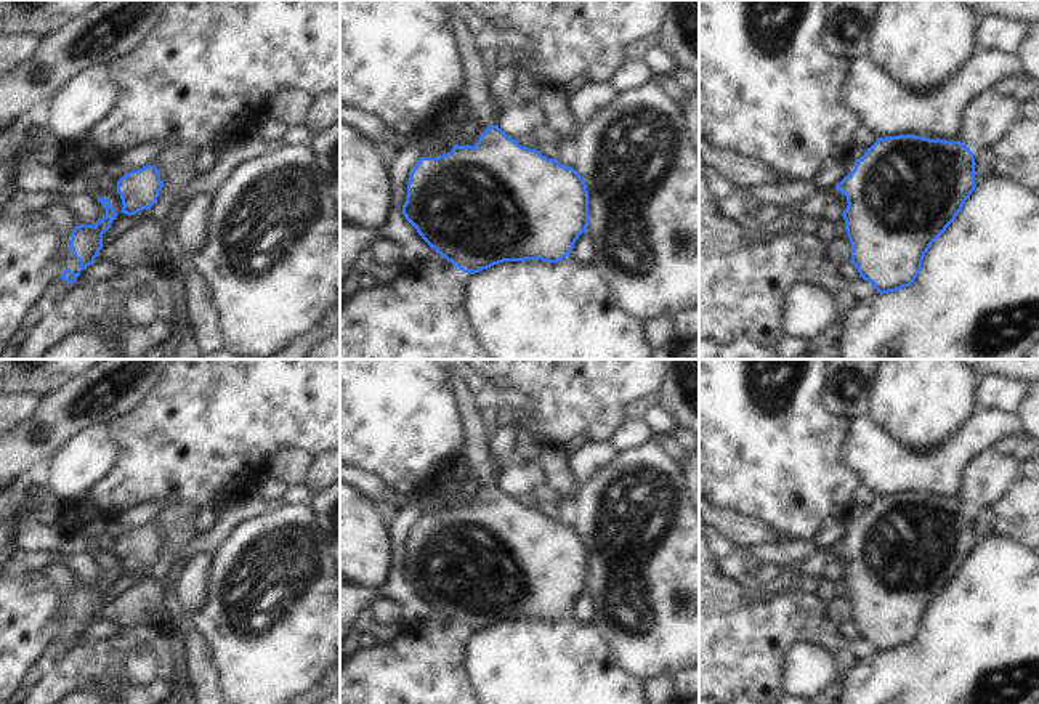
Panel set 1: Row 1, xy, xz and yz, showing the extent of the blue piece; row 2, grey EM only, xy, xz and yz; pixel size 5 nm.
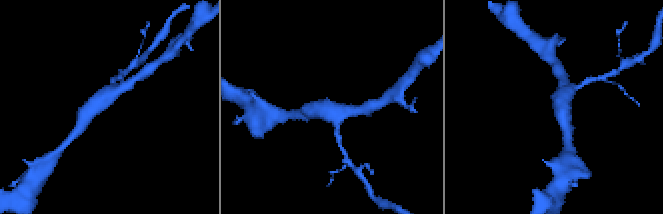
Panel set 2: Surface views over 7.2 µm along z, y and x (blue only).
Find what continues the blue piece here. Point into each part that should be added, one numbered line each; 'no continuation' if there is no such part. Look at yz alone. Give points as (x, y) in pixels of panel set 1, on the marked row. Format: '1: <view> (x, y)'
1: yz (839, 199)

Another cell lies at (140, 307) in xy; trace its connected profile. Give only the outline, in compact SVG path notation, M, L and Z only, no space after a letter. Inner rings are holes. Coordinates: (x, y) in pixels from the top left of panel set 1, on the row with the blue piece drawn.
M135 285L123 310L128 324L149 327L157 319L157 298L146 285Z

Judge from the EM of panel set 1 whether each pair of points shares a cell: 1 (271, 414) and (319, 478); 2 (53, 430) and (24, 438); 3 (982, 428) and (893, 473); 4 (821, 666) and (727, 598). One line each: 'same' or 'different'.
1: different
2: same
3: same
4: different

